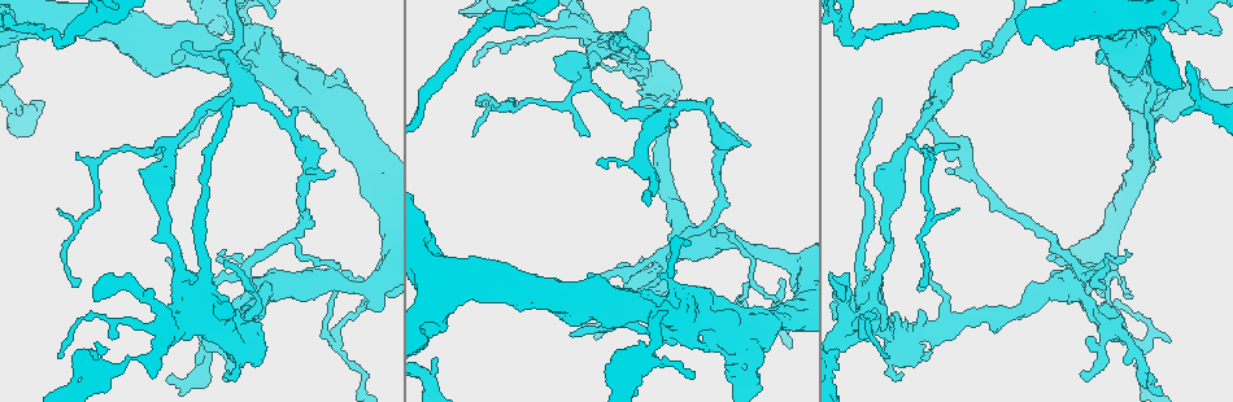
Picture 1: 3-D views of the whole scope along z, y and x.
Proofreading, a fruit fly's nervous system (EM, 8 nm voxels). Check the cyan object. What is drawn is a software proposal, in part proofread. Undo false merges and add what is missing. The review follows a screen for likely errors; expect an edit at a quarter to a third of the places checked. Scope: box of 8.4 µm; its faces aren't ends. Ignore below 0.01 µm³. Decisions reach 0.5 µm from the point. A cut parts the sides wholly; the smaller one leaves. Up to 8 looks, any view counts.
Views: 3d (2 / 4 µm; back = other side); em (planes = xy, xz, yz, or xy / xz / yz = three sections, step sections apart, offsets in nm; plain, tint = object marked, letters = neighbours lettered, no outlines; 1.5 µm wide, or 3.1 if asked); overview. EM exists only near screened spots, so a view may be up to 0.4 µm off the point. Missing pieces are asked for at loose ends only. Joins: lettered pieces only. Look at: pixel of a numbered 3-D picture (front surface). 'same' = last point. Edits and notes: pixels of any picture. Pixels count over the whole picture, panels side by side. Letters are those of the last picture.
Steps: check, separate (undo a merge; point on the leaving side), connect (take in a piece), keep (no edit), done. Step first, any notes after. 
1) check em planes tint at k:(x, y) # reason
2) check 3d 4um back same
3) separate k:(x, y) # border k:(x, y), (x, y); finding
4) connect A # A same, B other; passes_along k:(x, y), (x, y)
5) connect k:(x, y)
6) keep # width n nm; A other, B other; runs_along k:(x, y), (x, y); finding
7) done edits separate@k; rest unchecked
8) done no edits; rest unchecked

check em xz step 4 tint at 1:(589, 50) # thick turns thin

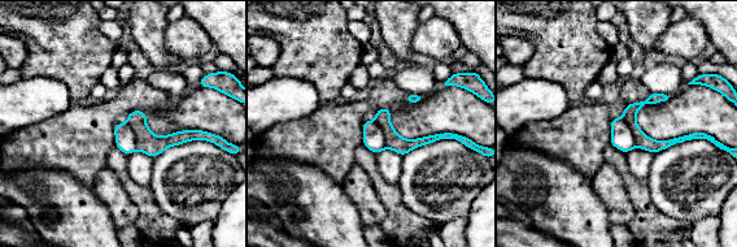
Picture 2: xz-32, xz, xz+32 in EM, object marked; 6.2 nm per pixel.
check em planes letters same # another direction

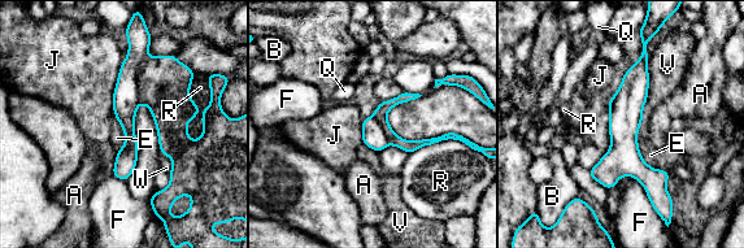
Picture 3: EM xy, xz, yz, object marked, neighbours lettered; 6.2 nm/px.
separate 3:(125, 98) # A other, B other, E other, F other, J other, Q other, R other, V other, W other; part_leaving 3:(644, 52), (627, 156), (662, 191); a second neuron is stuck on

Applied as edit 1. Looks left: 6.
check 3d 2um at 1:(167, 376) # tapers out

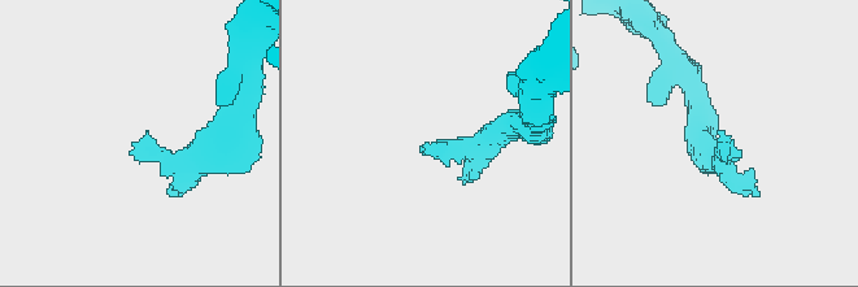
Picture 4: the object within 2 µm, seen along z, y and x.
check em xy step 4 letters at 4:(425, 146)

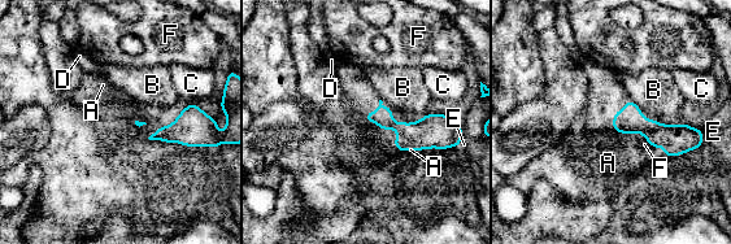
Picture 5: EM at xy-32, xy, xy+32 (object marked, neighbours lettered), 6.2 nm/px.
connect A # longest_contact A 200 nm; A same, B other, C other, D other, E other, F other; the neuron continues

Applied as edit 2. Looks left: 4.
done edits separate@3, connect@5; rest unchecked

